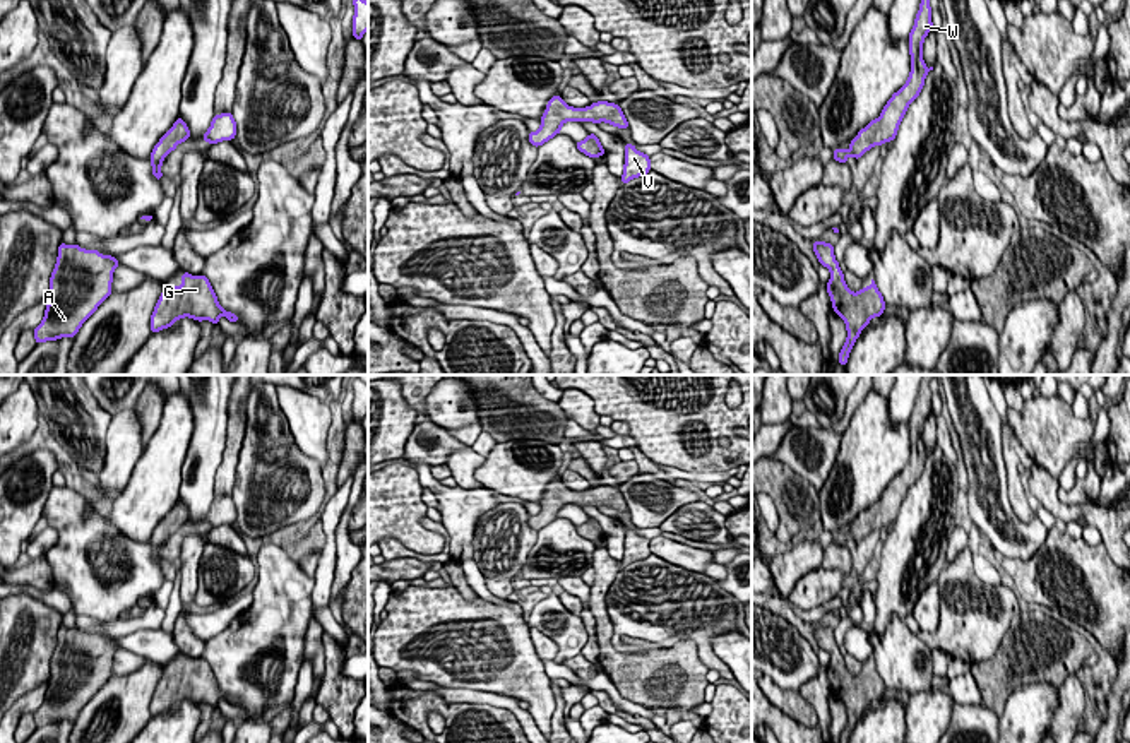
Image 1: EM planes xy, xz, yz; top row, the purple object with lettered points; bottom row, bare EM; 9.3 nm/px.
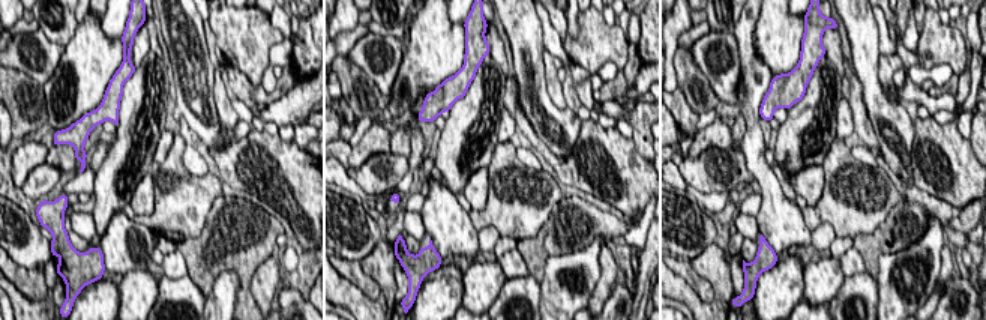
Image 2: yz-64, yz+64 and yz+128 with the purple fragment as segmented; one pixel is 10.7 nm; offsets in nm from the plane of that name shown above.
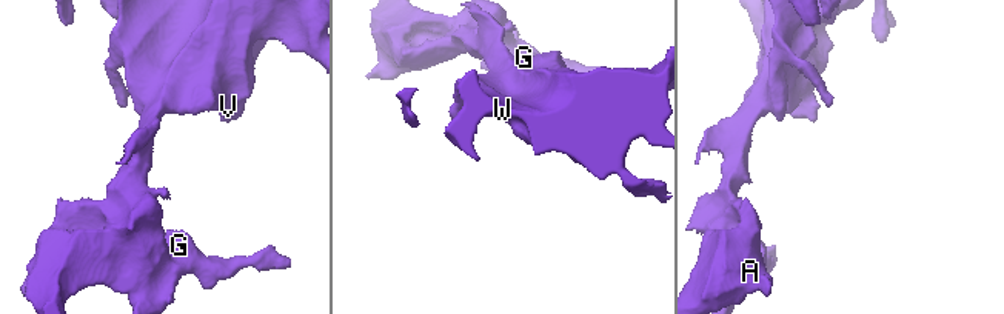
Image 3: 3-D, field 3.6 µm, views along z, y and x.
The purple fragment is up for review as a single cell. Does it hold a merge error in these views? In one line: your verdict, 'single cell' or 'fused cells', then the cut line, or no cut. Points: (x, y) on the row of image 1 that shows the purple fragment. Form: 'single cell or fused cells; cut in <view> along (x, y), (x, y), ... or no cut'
single cell; no cut

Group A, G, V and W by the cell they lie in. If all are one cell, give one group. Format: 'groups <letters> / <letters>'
groups A G V W

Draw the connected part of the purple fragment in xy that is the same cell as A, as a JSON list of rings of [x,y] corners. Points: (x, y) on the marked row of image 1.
[[[60,241],[55,269],[50,277],[50,294],[45,317],[33,330],[36,344],[75,337],[82,324],[113,293],[113,255]]]

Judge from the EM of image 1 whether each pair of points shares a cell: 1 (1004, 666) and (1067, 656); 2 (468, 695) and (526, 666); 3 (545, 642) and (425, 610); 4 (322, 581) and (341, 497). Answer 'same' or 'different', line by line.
1: same
2: different
3: different
4: same

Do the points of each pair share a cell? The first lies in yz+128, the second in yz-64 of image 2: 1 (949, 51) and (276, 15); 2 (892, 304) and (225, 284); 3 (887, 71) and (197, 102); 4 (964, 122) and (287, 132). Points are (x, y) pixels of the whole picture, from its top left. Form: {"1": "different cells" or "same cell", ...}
{"1": "different cells", "2": "same cell", "3": "different cells", "4": "same cell"}

